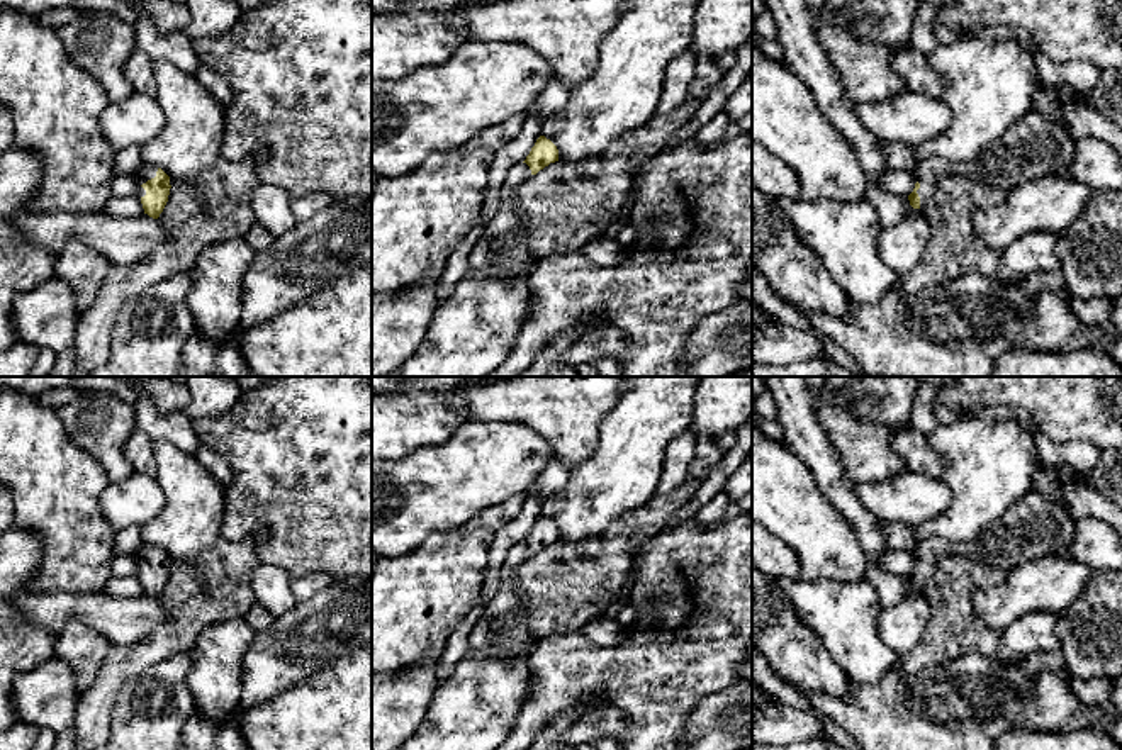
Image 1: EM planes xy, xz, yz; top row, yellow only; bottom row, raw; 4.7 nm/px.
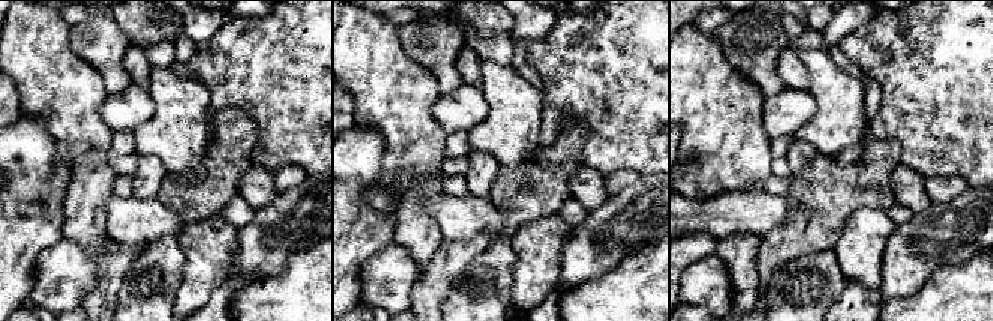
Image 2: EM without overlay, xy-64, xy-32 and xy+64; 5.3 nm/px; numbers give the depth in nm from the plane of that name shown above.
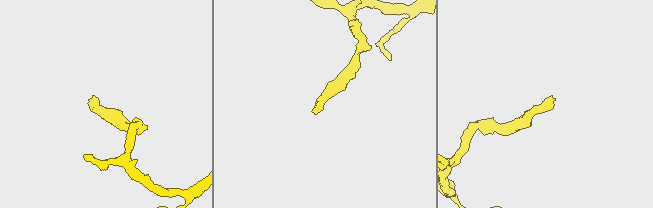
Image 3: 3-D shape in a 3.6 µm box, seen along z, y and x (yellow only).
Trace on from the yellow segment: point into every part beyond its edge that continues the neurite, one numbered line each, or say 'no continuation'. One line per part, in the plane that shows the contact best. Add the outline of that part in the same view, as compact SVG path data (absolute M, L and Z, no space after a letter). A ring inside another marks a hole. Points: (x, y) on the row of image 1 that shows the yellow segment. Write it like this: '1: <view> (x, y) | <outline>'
1: xy (146, 170) | M143 163L139 166L139 170L134 173L134 178L137 182L137 190L136 190L136 197L141 200L146 195L146 190L141 187L143 183L146 183L148 180L154 178L158 171L156 165L151 163Z

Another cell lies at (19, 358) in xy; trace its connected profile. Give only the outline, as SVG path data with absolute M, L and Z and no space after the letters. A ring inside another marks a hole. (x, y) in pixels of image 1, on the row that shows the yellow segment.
M17 341L0 353L0 377L29 377L36 365L37 348Z

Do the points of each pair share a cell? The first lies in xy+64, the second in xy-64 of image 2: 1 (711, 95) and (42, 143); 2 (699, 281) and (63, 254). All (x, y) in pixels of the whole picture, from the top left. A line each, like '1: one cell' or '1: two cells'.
1: two cells
2: one cell

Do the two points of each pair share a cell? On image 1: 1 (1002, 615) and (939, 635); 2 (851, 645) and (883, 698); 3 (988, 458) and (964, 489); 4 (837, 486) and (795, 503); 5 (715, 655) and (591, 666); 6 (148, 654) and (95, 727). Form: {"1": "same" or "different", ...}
{"1": "different", "2": "different", "3": "same", "4": "different", "5": "same", "6": "same"}

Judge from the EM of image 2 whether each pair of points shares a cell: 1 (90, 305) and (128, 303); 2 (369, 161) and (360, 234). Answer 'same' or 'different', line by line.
1: different
2: same

